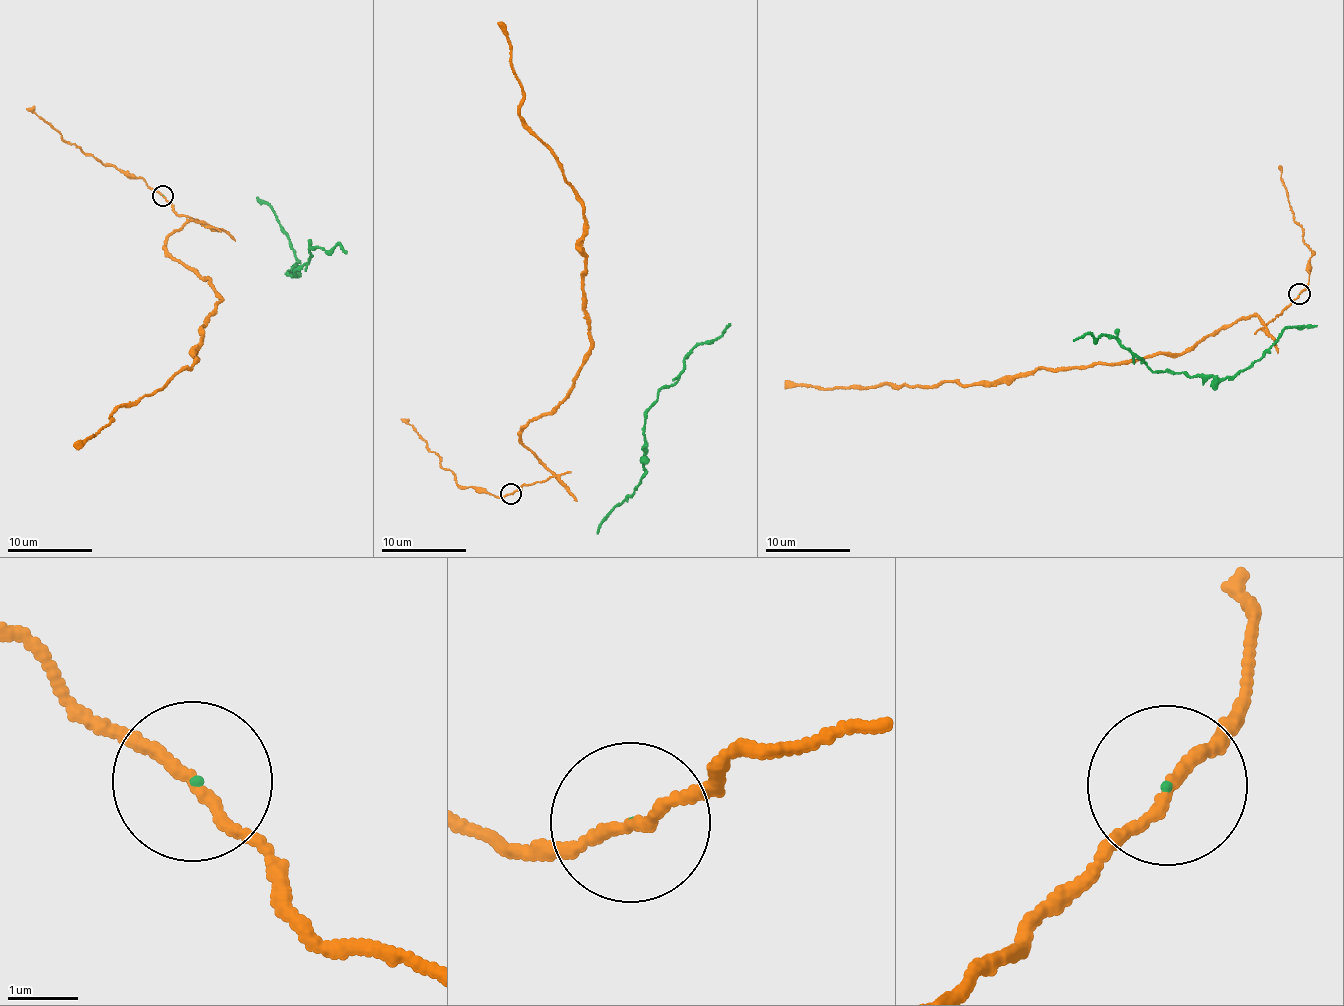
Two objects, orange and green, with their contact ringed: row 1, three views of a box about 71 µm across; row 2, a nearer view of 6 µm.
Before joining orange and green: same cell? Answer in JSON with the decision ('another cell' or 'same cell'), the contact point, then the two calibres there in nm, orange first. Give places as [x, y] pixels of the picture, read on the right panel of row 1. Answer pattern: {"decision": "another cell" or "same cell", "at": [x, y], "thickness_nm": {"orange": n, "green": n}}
{"decision": "another cell", "at": [1299, 294], "thickness_nm": {"orange": 140, "green": 30}}

